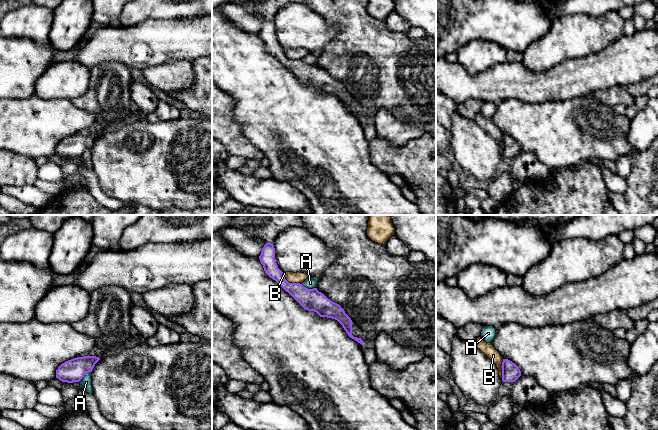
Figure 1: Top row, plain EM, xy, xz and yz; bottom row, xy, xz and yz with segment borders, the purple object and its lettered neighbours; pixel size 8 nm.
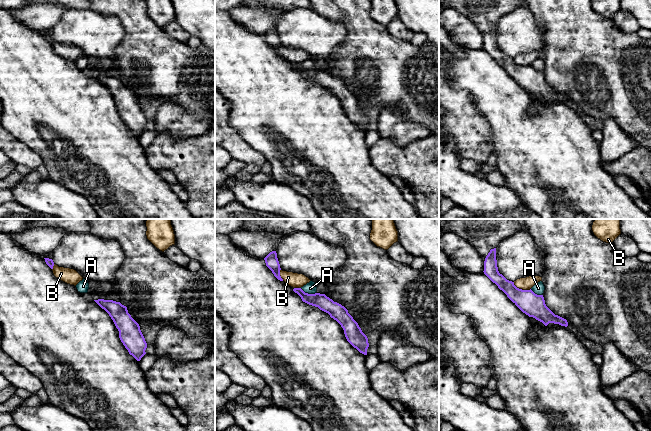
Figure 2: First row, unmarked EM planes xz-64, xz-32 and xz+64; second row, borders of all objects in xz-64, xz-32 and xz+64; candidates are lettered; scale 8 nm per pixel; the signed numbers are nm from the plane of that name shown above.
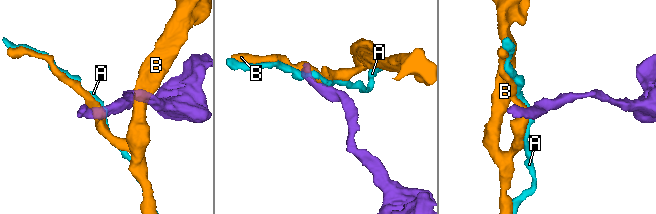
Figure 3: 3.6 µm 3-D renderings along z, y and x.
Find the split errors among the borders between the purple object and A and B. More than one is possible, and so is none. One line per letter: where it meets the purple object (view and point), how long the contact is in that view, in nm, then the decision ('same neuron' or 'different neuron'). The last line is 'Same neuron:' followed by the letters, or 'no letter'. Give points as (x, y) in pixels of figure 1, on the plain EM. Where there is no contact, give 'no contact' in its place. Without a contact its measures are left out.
A: xz (307, 64) | 120 nm | different neuron
B: xz (290, 59) | 190 nm | different neuron
Same neuron: no letter

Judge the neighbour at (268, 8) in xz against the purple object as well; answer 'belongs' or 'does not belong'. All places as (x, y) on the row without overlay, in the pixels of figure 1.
belongs

